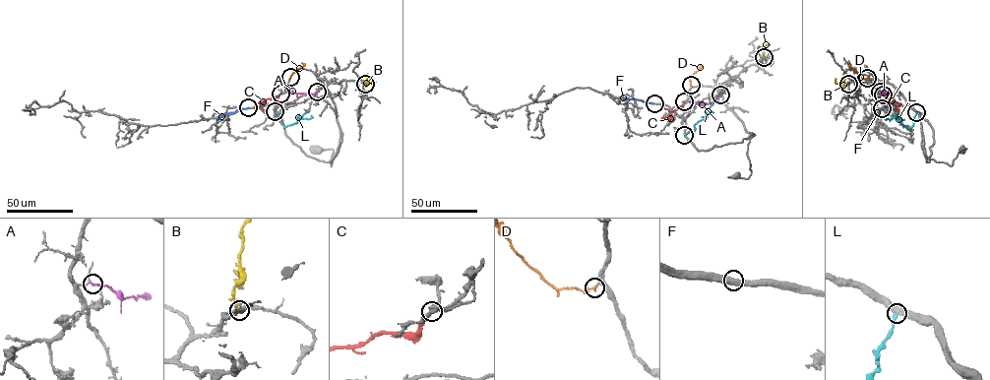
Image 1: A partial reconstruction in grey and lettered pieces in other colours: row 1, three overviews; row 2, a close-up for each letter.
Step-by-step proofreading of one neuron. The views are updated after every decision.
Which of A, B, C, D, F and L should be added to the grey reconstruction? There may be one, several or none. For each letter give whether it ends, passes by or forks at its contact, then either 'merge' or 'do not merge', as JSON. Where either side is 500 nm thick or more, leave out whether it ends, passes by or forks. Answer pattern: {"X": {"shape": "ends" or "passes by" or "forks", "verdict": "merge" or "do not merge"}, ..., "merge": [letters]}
{"A": {"shape": "ends", "verdict": "do not merge"}, "B": {"shape": "ends", "verdict": "do not merge"}, "C": {"shape": "ends", "verdict": "merge"}, "D": {"shape": "ends", "verdict": "merge"}, "F": {"shape": "ends", "verdict": "do not merge"}, "L": {"verdict": "do not merge"}, "merge": ["C", "D"]}

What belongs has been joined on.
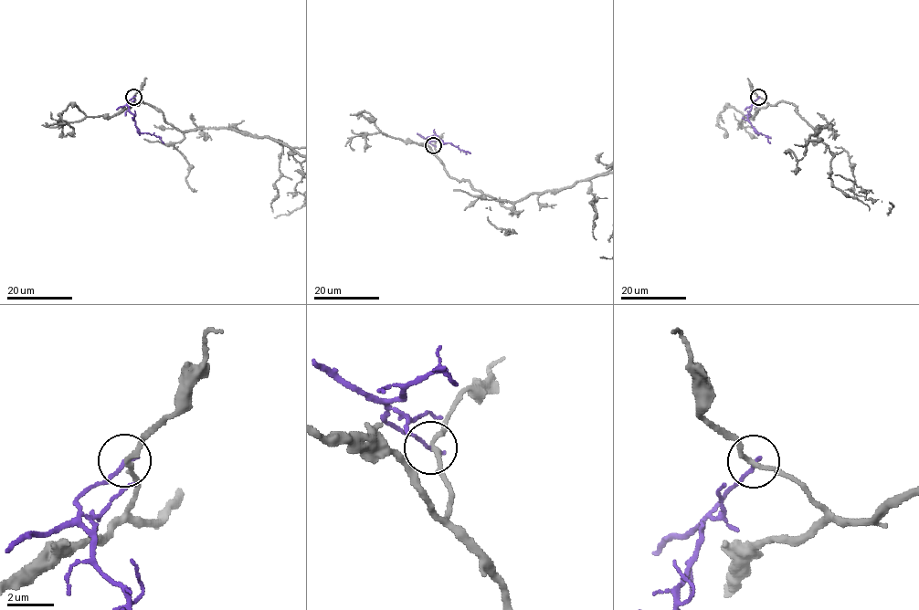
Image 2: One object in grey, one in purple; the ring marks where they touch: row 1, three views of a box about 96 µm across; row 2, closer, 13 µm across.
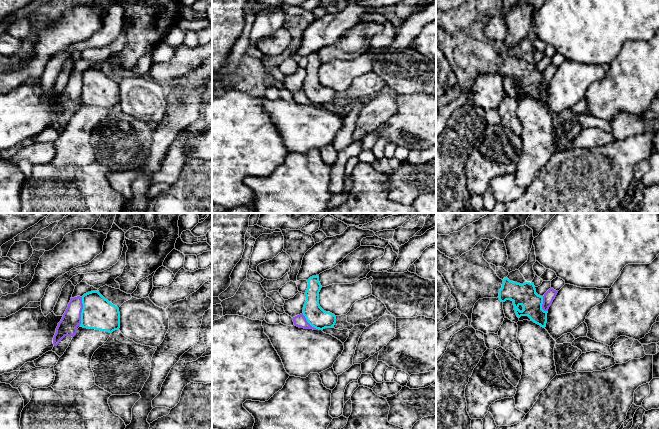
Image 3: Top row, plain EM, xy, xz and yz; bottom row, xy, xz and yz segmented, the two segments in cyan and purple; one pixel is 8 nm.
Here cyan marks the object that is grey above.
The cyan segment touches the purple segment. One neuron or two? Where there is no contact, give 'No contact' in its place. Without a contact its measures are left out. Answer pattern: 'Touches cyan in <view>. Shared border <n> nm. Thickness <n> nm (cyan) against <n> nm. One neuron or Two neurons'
Touches cyan in xy. Shared border 240 nm. Thickness 260 nm (cyan) against 150 nm. Two neurons

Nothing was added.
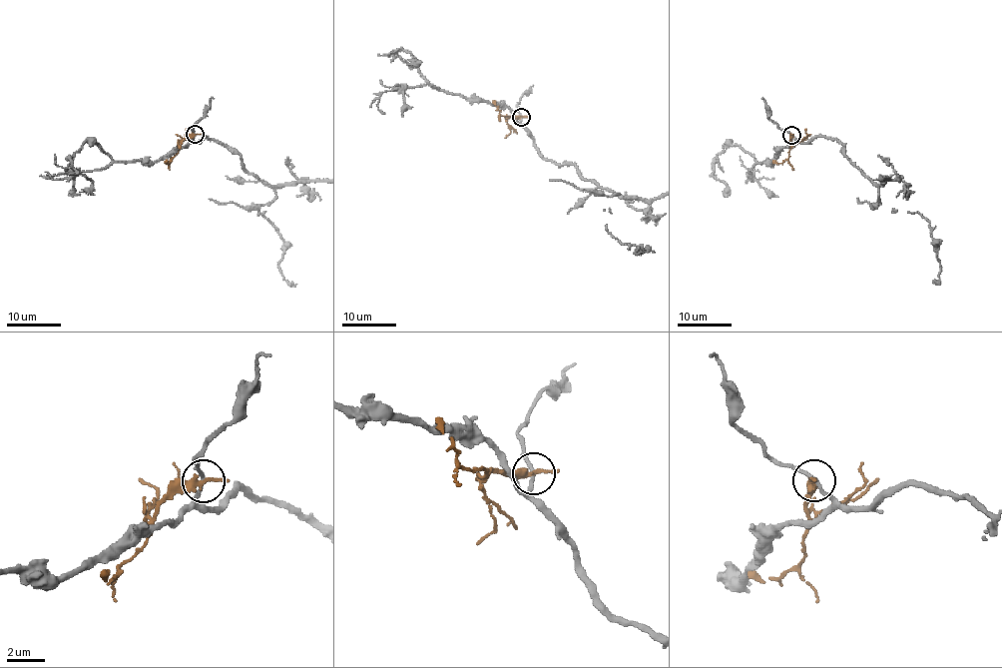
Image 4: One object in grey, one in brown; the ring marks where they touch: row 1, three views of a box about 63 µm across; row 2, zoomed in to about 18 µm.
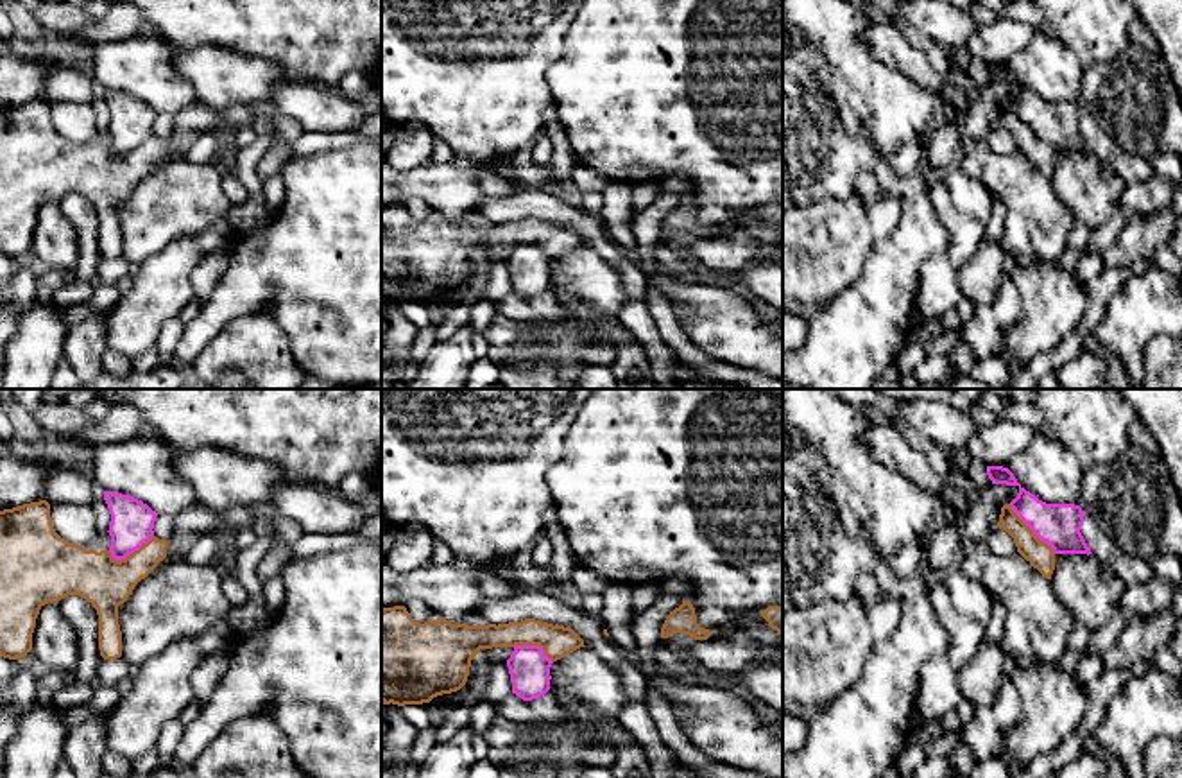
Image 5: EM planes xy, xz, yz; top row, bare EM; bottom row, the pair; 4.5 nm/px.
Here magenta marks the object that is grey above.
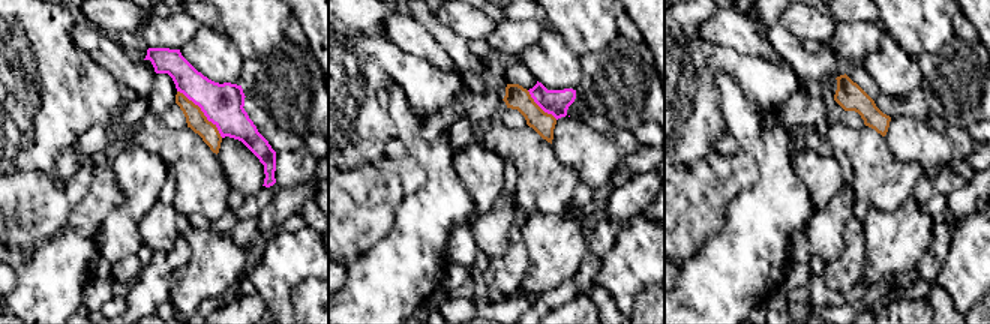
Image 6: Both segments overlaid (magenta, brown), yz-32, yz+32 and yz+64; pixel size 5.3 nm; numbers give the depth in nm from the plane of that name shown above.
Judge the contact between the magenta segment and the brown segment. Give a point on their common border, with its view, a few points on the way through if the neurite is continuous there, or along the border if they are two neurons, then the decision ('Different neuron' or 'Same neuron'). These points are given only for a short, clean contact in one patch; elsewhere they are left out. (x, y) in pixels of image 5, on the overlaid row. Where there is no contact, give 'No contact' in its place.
Touches magenta at yz (1030, 527). Different neuron

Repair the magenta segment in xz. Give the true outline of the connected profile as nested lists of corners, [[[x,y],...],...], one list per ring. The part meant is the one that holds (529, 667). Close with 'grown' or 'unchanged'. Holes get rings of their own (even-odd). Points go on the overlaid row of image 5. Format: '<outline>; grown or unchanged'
[[[516,645],[507,660],[512,694],[523,701],[532,701],[550,690],[552,660],[539,645]]]; unchanged

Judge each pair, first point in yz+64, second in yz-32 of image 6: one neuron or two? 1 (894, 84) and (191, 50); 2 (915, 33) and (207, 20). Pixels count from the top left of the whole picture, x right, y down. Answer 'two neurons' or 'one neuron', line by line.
1: one neuron
2: two neurons

